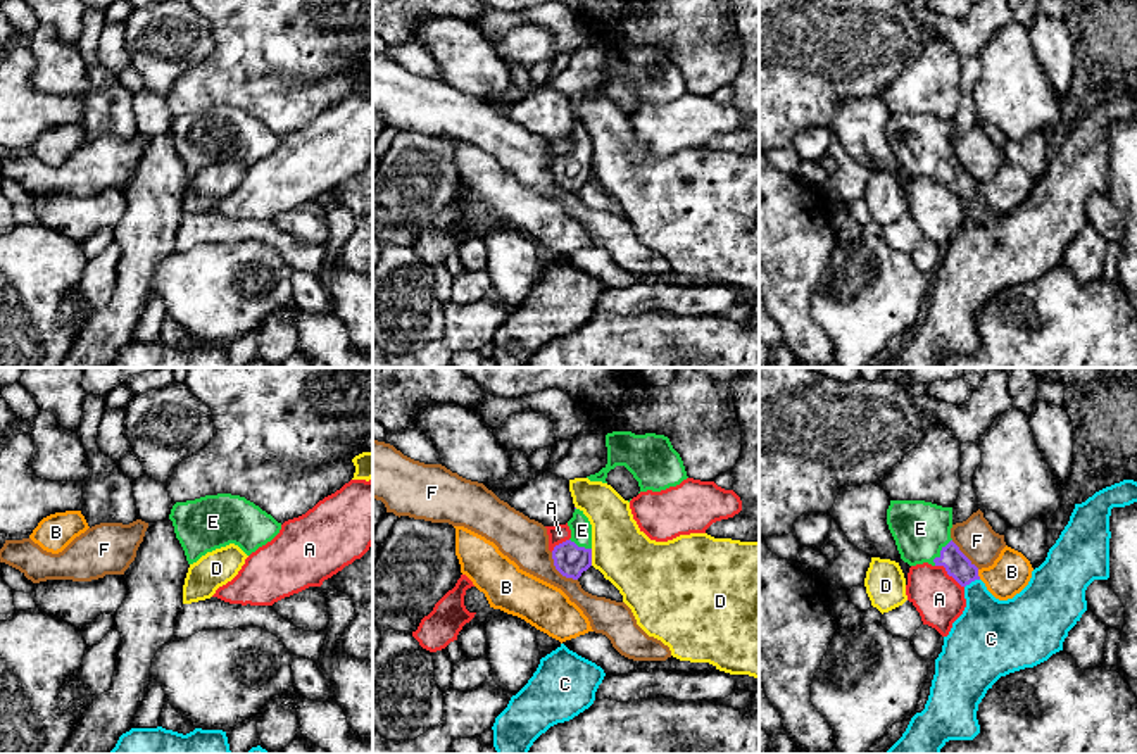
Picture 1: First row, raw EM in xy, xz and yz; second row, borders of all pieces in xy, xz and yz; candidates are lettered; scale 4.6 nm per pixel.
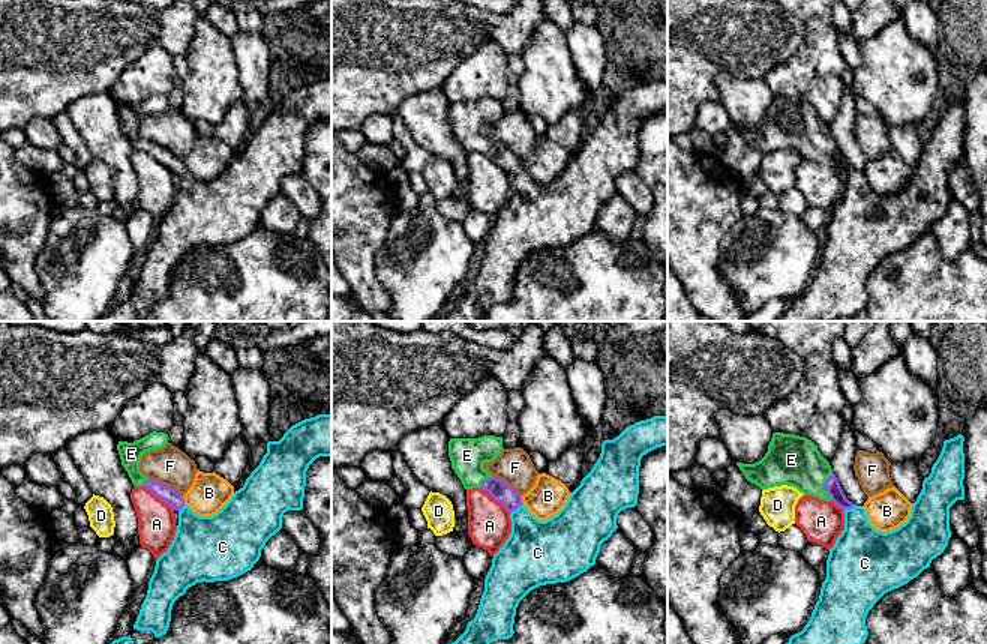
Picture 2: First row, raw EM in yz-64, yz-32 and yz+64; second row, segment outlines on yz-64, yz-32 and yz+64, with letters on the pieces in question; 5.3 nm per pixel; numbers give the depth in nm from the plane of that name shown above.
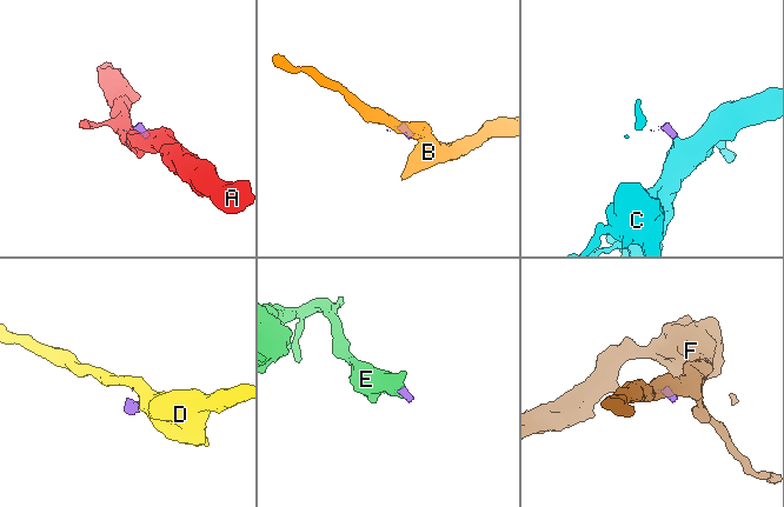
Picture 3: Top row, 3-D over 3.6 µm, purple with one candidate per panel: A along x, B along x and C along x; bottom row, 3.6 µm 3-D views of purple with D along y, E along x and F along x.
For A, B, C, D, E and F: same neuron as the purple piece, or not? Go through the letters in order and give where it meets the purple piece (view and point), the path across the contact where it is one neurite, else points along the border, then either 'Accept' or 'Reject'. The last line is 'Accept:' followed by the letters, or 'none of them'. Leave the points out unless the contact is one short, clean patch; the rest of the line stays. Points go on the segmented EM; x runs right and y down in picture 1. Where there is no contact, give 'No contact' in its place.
A: Touches purple at yz (949, 575). Boundary: yz (935, 565), (941, 565), (963, 587). Reject
B: Touches purple at yz (977, 575). Boundary: yz (977, 570), (980, 578). Reject
C: Touches purple at yz (972, 580). Path across: yz (956, 565), (972, 580), (989, 630). Accept
D: Touches purple at xz (590, 558). Boundary: xz (590, 549), (592, 565). Reject
E: Touches purple at yz (941, 552). Path across: yz (956, 565), (941, 552), (920, 528). Accept
F: Touches purple at xz (559, 571). Boundary: xz (551, 552), (552, 565), (563, 575), (577, 580). Reject
Accept: C, E

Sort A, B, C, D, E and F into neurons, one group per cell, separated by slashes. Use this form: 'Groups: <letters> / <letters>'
Groups: A / B / C E / D / F

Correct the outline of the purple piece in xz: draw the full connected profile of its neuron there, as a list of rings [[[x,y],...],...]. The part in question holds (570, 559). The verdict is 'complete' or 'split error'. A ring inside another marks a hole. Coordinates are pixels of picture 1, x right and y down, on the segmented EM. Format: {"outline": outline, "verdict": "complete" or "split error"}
{"outline": [[[575,509],[568,526],[571,538],[554,547],[552,559],[562,576],[578,580],[592,566],[592,525],[583,511]]], "verdict": "split error"}

